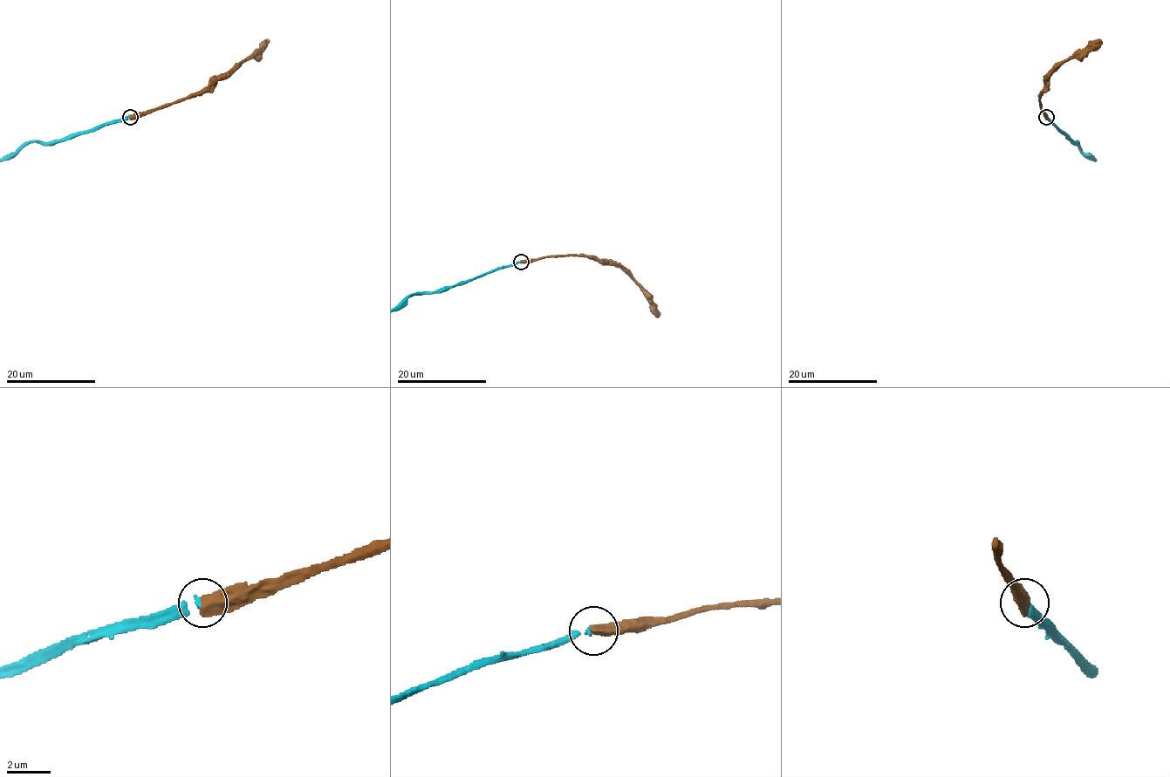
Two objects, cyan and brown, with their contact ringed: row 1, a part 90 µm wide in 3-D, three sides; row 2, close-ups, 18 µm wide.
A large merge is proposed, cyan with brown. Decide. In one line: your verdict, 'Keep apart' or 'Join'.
Join

